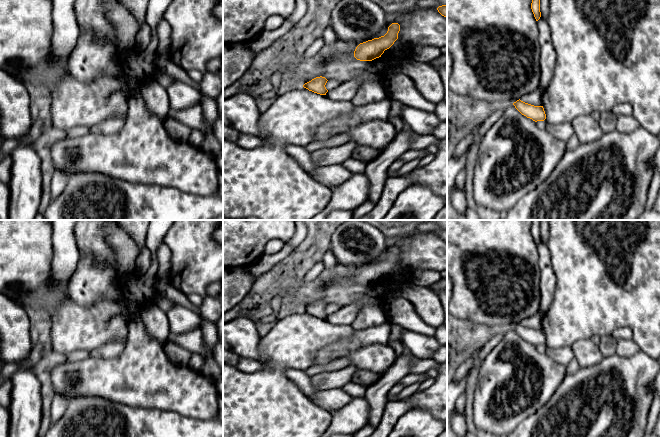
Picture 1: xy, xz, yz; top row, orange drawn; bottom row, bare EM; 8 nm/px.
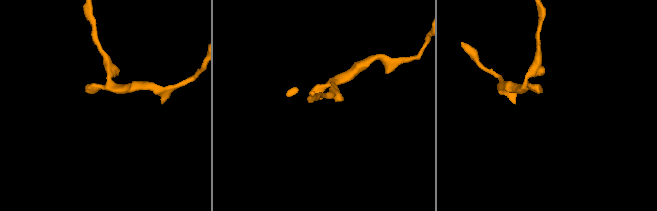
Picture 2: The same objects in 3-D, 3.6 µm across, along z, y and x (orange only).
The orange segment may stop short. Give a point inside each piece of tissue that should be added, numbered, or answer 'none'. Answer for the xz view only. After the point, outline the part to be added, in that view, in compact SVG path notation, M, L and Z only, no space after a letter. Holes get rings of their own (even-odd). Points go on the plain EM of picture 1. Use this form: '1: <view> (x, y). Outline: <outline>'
1: xz (344, 316). Outline: M361 301L354 302L340 308L335 313L328 314L325 320L334 325L351 325L363 306Z

